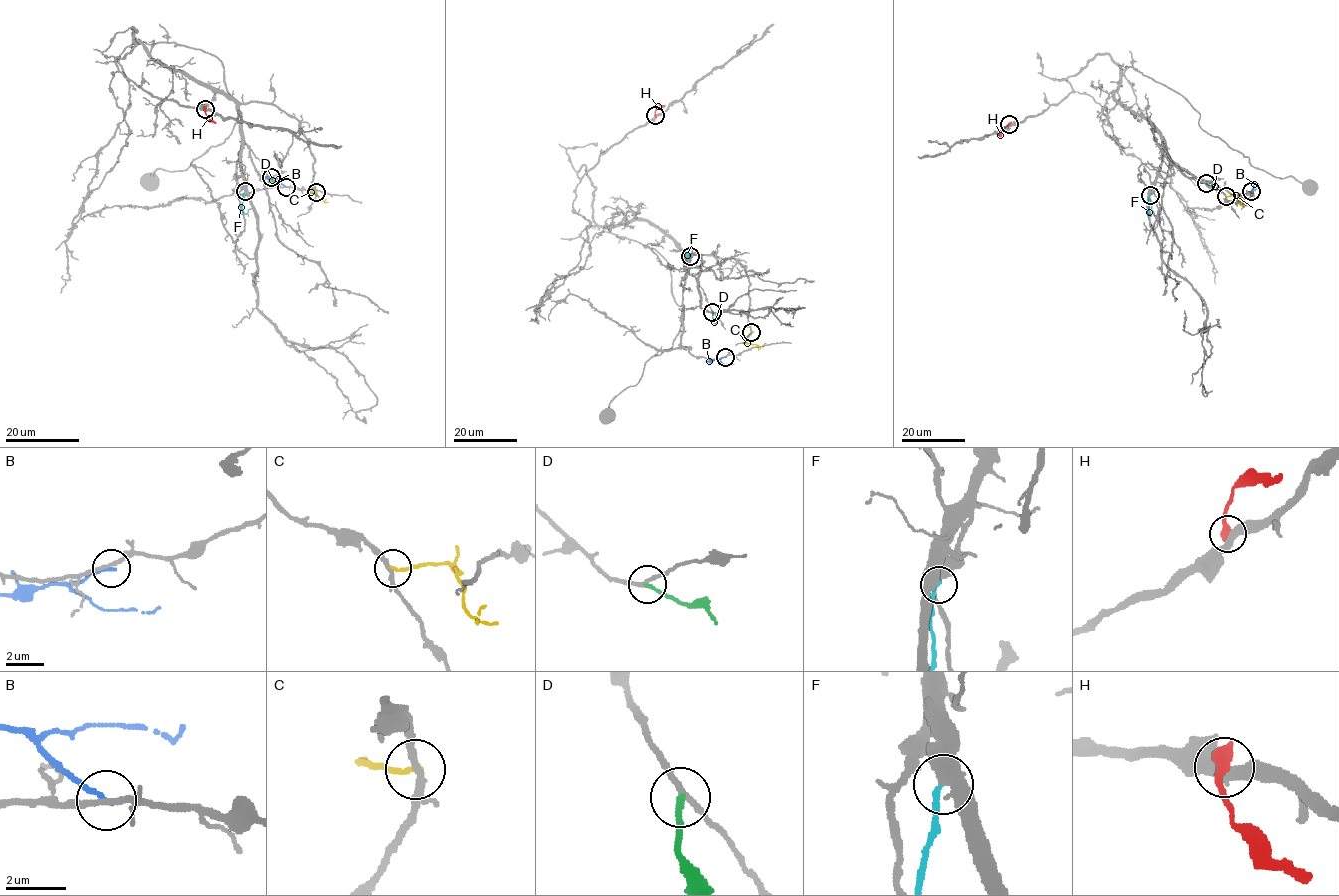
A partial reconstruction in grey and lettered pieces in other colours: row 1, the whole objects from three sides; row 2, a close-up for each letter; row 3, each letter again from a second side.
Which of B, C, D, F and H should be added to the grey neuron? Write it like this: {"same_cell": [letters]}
{"same_cell": ["D"]}

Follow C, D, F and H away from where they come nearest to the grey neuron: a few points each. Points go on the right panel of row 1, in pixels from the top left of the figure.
C: (1226, 196), (1235, 195), (1244, 205)
D: (1206, 183), (1218, 190)
F: (1150, 196), (1150, 215)
H: (1010, 124), (1000, 137)

